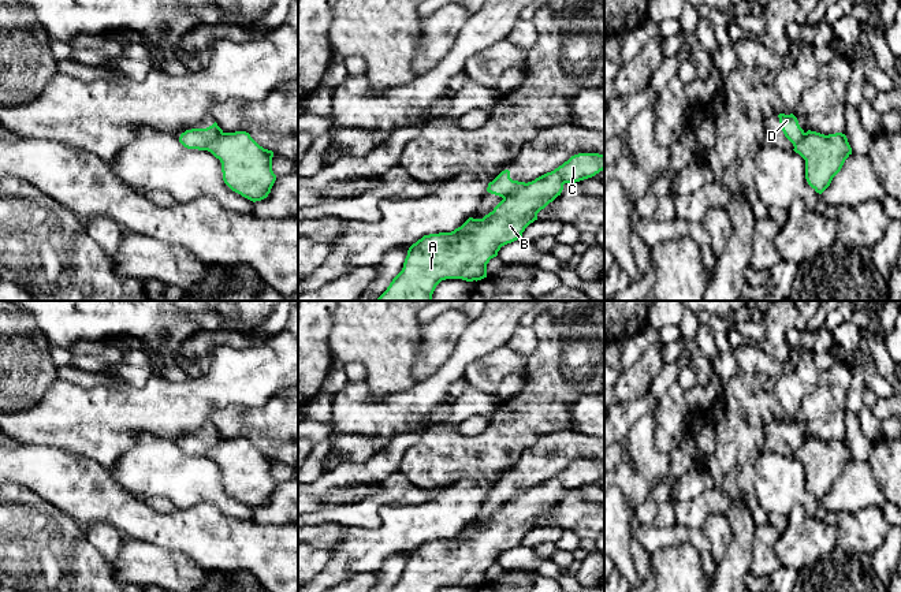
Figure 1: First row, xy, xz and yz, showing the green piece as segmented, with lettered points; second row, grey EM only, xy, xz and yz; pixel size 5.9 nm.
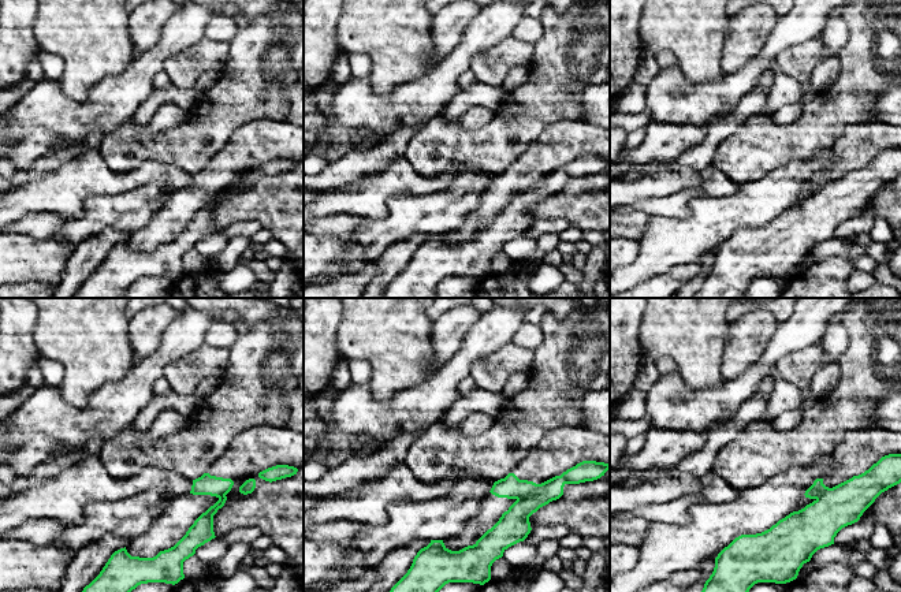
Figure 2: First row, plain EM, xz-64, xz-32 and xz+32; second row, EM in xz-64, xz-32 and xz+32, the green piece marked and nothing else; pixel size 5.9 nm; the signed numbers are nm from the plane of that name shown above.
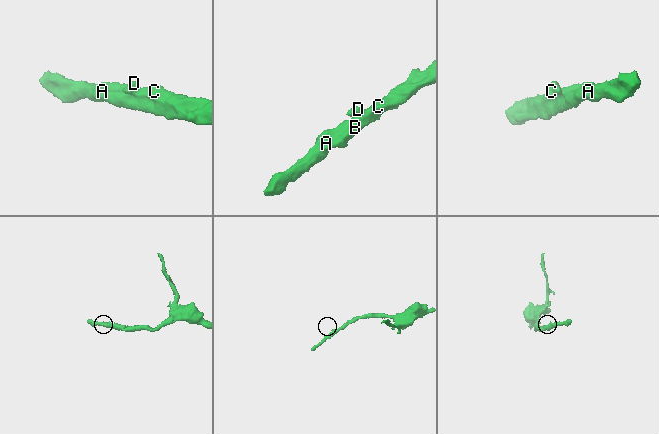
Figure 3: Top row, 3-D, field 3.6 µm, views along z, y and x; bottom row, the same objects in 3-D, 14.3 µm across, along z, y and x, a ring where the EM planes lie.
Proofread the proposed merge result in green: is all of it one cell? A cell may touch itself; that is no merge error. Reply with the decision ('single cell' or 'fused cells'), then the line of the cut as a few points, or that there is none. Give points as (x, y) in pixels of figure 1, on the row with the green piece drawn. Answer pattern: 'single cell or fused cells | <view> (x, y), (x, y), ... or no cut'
fused cells | xz (525, 183), (503, 198)

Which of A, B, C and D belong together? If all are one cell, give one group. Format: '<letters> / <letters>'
A B C / D

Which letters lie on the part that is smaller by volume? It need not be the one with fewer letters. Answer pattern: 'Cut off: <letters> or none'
Cut off: D

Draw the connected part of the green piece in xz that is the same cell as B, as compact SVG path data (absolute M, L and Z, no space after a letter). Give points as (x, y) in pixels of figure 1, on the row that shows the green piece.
M574 154L554 171L525 183L513 194L505 197L483 219L469 217L451 232L424 235L409 247L402 271L376 301L432 301L432 294L442 280L462 279L477 282L487 278L489 260L498 256L502 246L521 239L525 228L537 220L537 213L561 196L565 183L576 183L592 178L603 170L604 154Z

